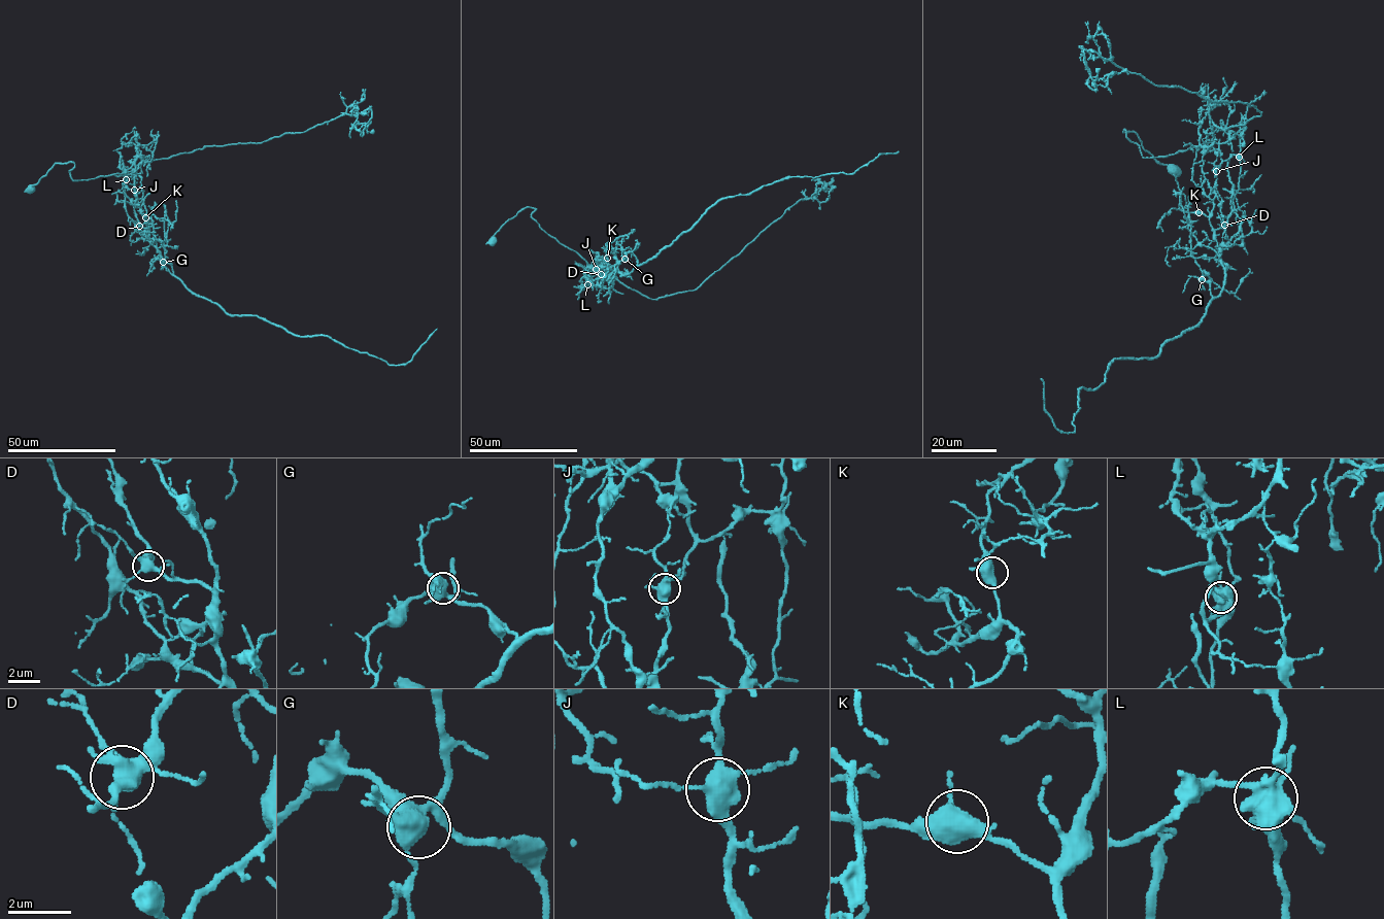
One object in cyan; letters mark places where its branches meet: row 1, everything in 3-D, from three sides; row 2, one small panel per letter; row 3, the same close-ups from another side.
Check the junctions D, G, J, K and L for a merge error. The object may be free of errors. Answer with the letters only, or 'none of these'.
L

